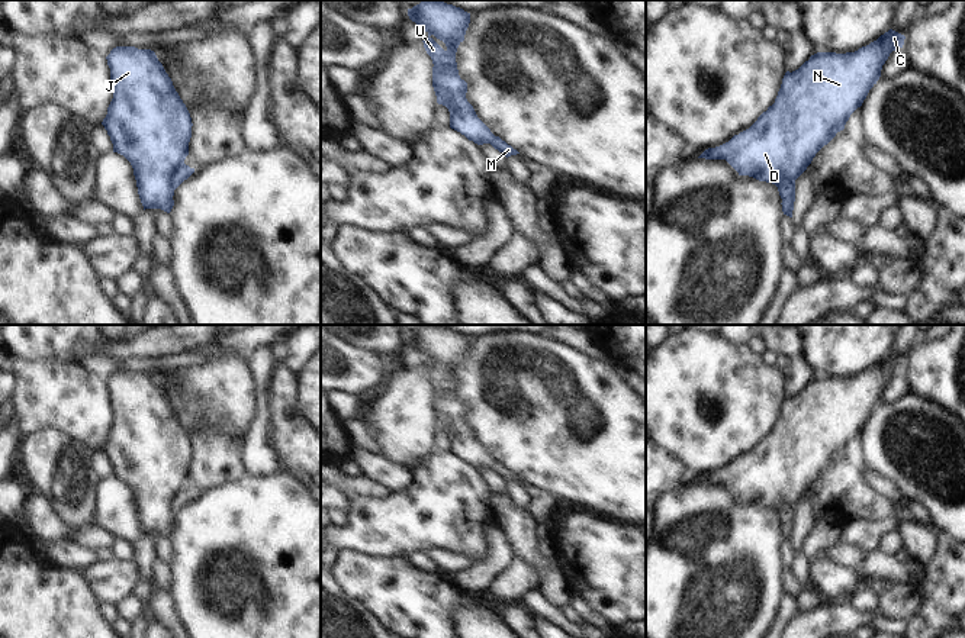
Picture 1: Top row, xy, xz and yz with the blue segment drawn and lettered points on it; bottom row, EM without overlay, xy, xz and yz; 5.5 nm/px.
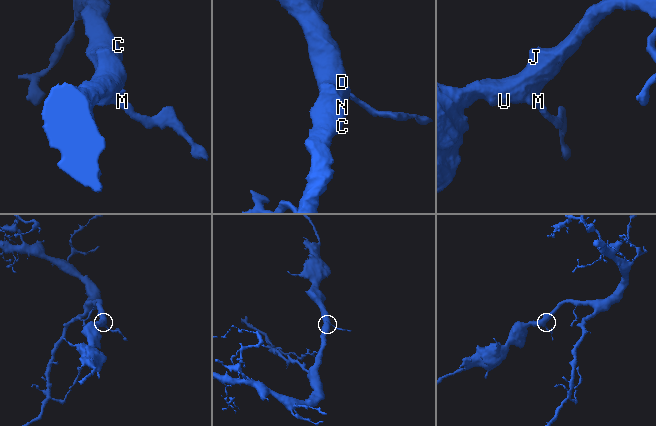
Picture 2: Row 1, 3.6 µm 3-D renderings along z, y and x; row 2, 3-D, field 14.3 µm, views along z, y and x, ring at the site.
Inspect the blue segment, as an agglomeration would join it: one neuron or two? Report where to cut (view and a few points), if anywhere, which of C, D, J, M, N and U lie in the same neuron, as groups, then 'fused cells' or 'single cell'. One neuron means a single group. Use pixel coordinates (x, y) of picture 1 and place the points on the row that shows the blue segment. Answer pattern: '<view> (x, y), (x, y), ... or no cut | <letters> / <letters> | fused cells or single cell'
no cut | C D J M N U | single cell

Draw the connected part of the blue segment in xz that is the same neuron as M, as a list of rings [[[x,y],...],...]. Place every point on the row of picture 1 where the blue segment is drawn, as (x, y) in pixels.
[[[425,0],[408,9],[408,16],[428,33],[424,48],[432,59],[432,87],[437,103],[450,112],[450,128],[477,145],[490,144],[506,158],[520,154],[477,117],[467,102],[467,83],[460,78],[456,52],[464,41],[470,13],[437,0]]]

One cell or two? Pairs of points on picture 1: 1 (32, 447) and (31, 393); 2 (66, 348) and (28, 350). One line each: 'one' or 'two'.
1: two
2: one

